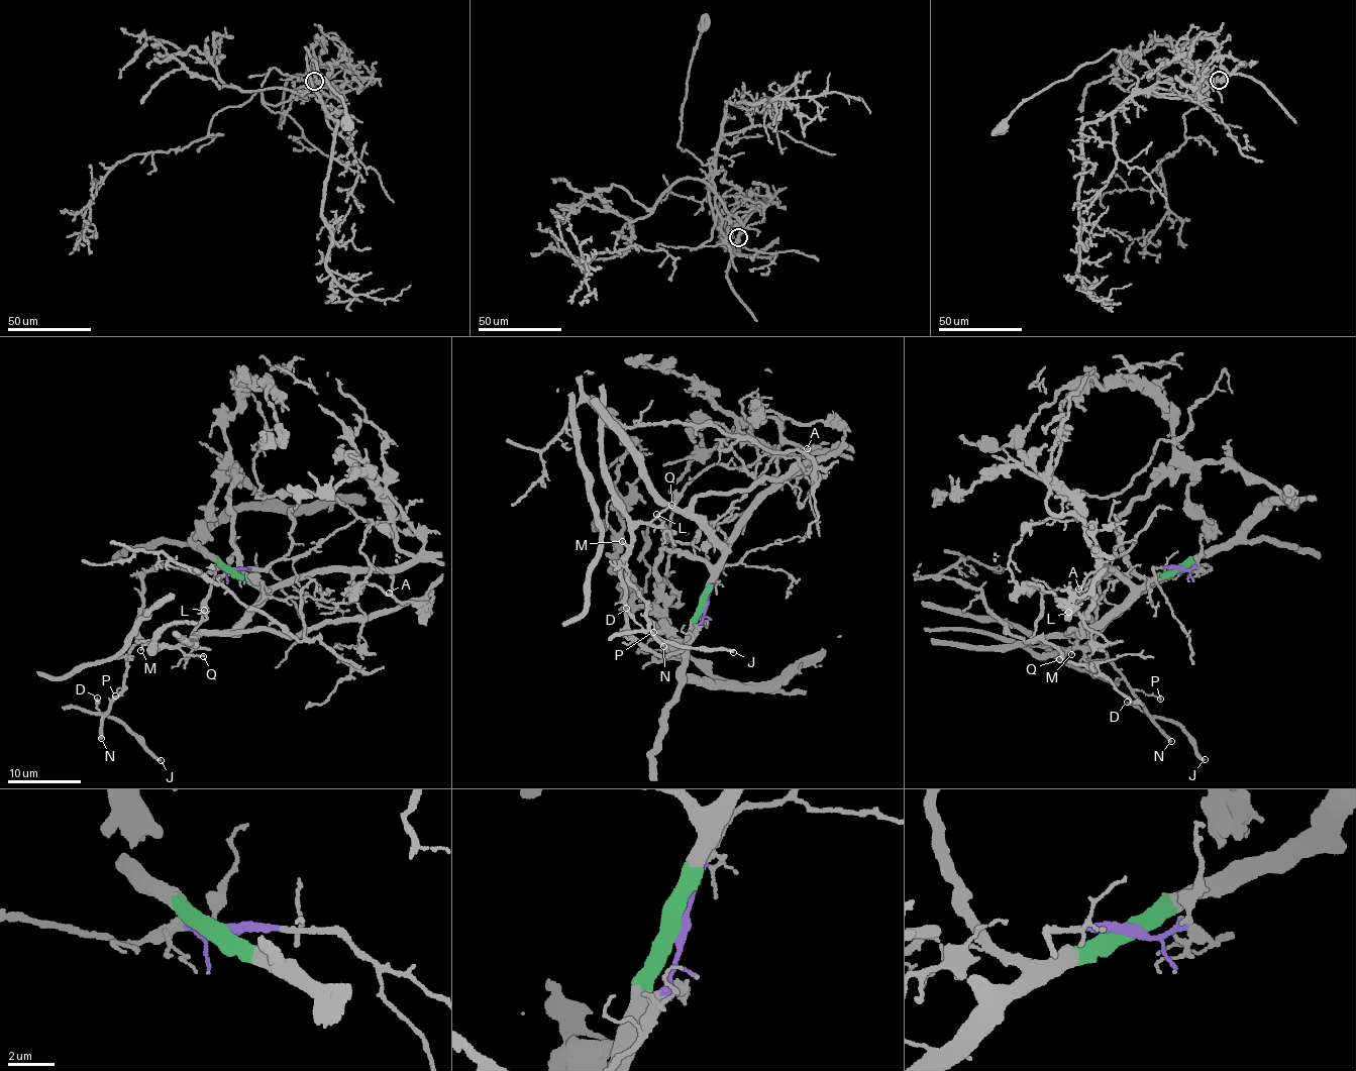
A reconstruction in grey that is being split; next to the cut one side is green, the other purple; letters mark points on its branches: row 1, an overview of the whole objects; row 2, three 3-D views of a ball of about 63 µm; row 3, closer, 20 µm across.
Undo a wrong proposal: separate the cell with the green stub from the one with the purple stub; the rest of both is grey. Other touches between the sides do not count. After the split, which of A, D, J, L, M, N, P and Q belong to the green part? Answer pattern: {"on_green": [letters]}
{"on_green": ["A"]}

